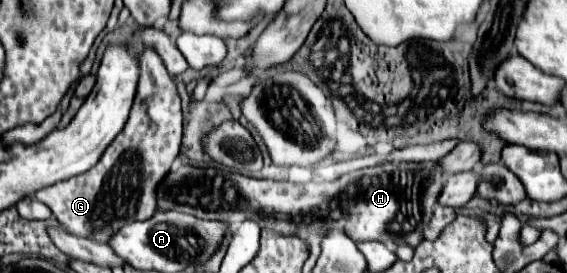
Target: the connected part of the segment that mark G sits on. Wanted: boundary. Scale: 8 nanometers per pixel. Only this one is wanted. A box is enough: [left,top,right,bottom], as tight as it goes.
[30,49,182,243]

